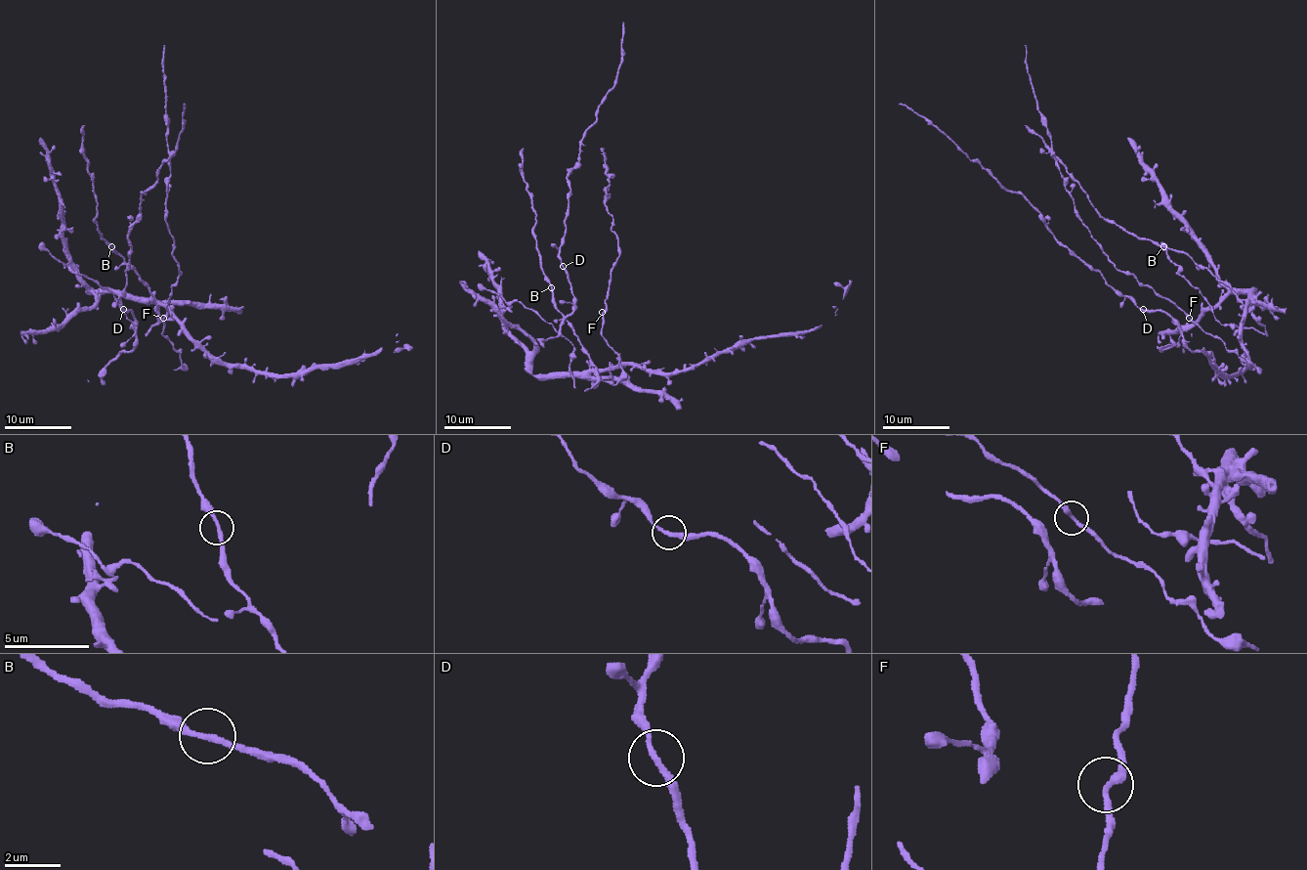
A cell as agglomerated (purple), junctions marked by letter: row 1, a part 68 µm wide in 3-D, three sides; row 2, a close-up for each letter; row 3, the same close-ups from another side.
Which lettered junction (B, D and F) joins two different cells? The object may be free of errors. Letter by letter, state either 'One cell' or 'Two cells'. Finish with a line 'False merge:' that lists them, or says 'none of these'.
B: One cell
D: One cell
F: One cell
False merge: none of these

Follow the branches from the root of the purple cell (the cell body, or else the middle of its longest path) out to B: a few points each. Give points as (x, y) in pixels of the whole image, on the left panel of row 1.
B: (163, 328), (175, 350), (189, 340), (183, 325), (154, 301), (137, 272), (111, 246)

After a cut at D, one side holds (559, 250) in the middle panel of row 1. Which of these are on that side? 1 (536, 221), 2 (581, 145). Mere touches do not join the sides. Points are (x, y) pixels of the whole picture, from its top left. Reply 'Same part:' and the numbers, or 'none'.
Same part: 2

